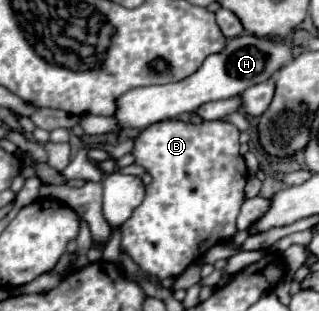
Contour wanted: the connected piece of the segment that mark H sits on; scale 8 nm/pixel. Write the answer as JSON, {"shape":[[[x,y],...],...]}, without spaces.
{"shape":[[[250,33],[238,35],[226,41],[226,49],[222,53],[212,53],[210,57],[206,57],[206,61],[190,77],[184,77],[182,81],[176,83],[138,87],[124,93],[118,99],[118,111],[114,117],[118,119],[120,127],[146,129],[152,123],[192,113],[202,103],[240,95],[250,85],[258,85],[262,81],[272,79],[276,71],[280,71],[286,63],[292,61],[292,57],[294,57],[292,49],[284,39],[256,37]]]}

